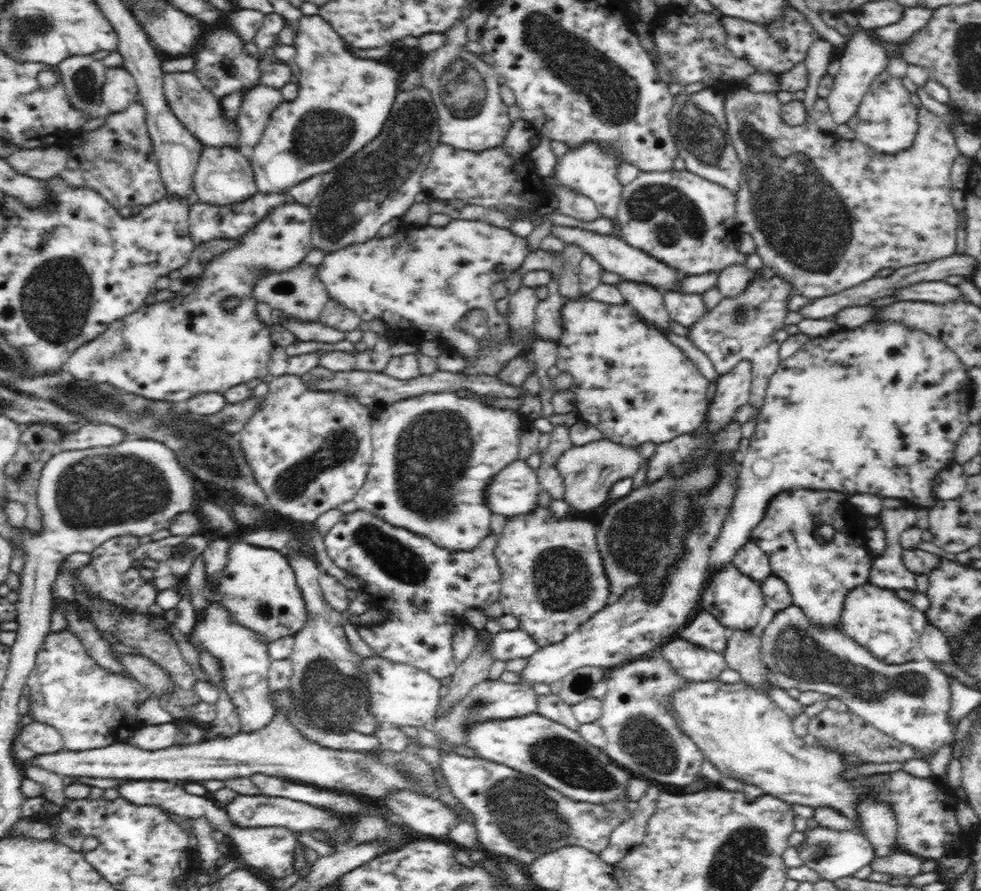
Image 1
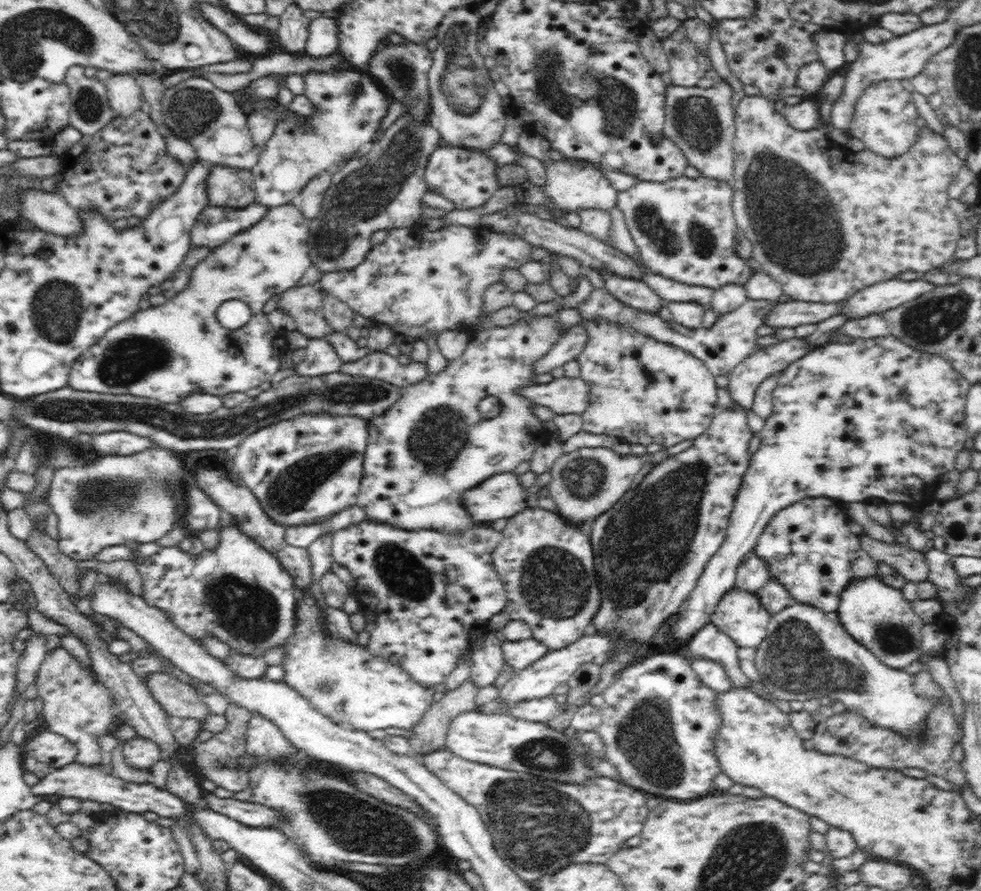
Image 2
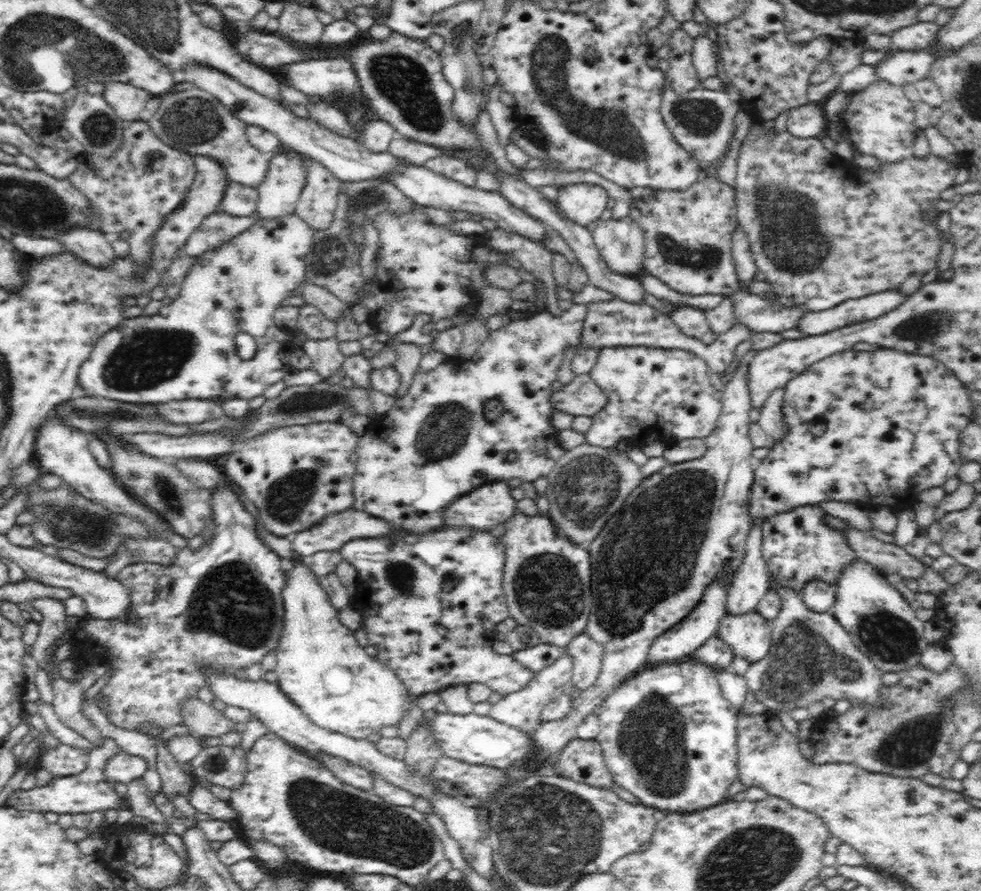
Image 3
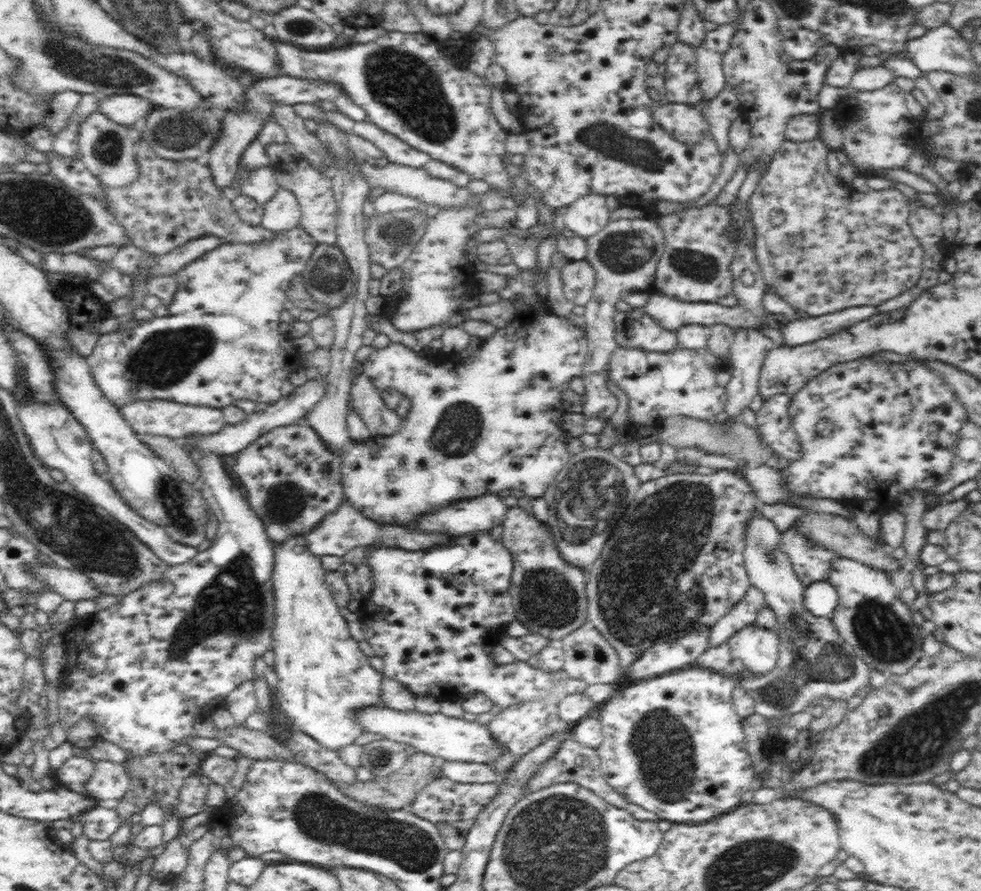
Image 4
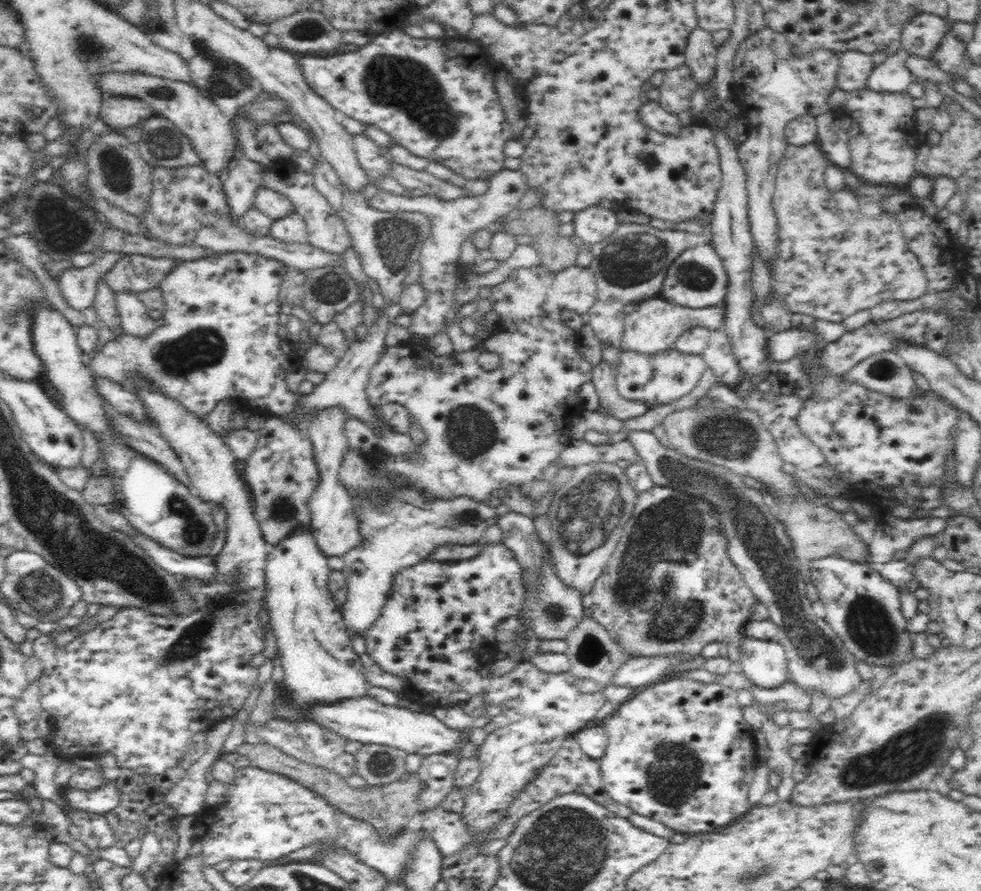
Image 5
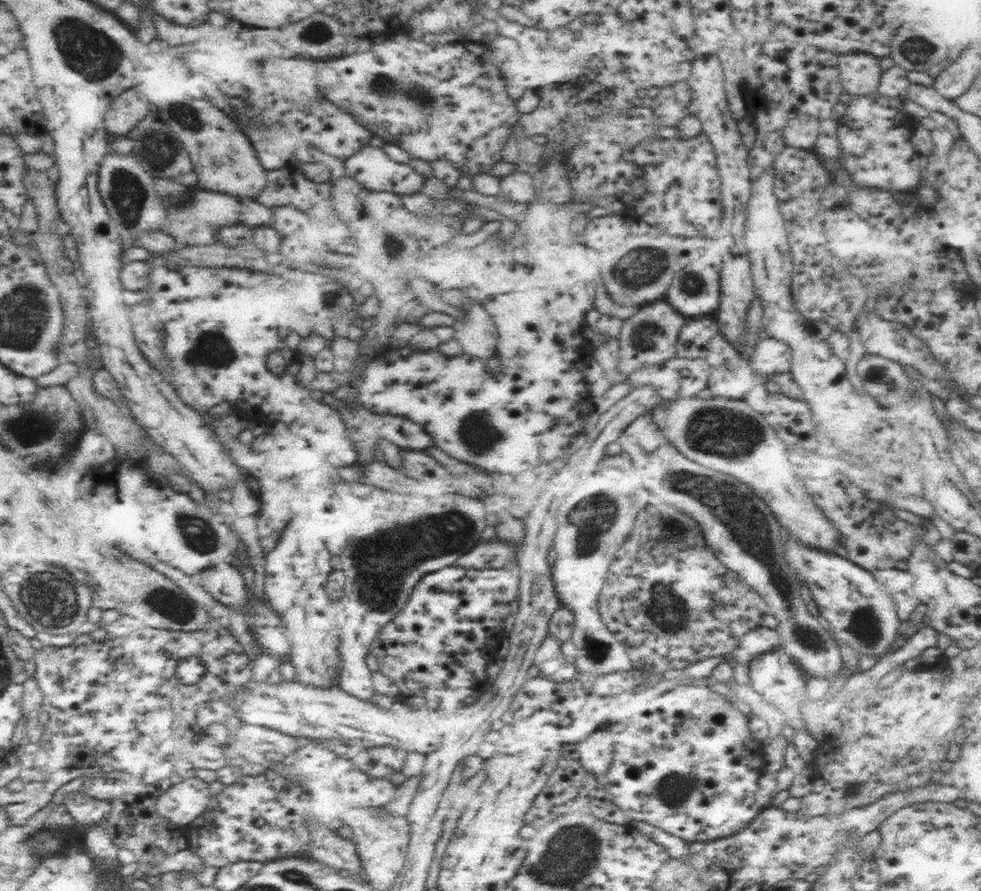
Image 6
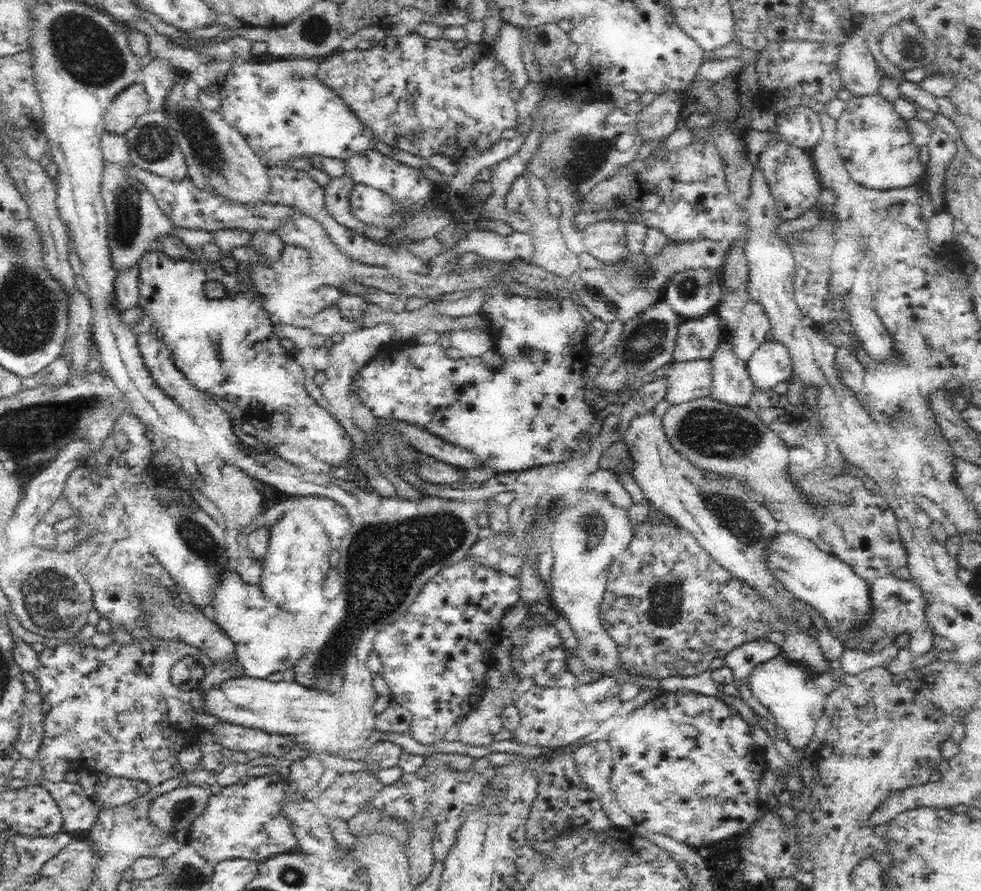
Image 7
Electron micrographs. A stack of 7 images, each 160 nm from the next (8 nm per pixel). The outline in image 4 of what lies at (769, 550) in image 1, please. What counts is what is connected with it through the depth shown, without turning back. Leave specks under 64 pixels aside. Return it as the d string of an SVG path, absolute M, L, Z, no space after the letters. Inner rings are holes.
M797 521L791 529L780 532L780 551L786 553L791 560L796 577L802 587L808 584L828 581L828 574L832 570L832 562L839 554L812 544L797 529Z

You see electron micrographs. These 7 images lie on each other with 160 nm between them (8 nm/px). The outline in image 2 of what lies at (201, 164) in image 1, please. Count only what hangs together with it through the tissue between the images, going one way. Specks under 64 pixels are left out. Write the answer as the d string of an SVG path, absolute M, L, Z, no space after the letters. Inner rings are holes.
M210 165L206 191L212 206L244 208L255 201L254 177L250 170Z

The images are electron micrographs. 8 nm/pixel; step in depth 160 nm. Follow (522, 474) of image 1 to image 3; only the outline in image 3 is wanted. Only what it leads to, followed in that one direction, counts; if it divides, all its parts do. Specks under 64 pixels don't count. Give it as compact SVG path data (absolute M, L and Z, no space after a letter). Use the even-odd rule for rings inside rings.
M508 481L492 482L476 488L473 492L458 498L452 502L446 510L444 510L444 520L446 526L472 526L478 530L491 529L492 526L506 522L518 510L516 508L517 502L510 495L511 488Z

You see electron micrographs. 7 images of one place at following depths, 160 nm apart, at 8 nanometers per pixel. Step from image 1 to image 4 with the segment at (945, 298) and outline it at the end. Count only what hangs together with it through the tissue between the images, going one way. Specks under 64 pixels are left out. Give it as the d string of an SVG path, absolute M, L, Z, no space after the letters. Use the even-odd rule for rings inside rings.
M852 306L844 310L826 313L820 318L809 317L787 322L780 327L783 336L783 345L802 346L816 342L836 334L839 330L847 329L849 326L862 322L876 313L876 306Z

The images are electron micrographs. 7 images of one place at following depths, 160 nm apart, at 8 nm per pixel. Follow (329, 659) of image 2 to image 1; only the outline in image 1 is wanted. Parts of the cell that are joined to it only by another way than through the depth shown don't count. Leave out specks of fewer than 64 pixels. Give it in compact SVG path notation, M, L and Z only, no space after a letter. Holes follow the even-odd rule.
M384 657L362 659L368 679L368 702L372 717L385 725L425 726L437 716L440 702L440 681L431 674L408 664L393 663Z

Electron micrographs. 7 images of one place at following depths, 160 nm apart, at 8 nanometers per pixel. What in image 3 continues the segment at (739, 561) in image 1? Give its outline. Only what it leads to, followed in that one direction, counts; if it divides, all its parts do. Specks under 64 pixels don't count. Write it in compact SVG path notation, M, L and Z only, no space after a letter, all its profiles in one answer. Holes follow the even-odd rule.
M755 519L750 528L745 544L746 556L728 588L725 614L740 616L756 611L758 603L771 588L772 575L761 549L761 526L765 519Z

